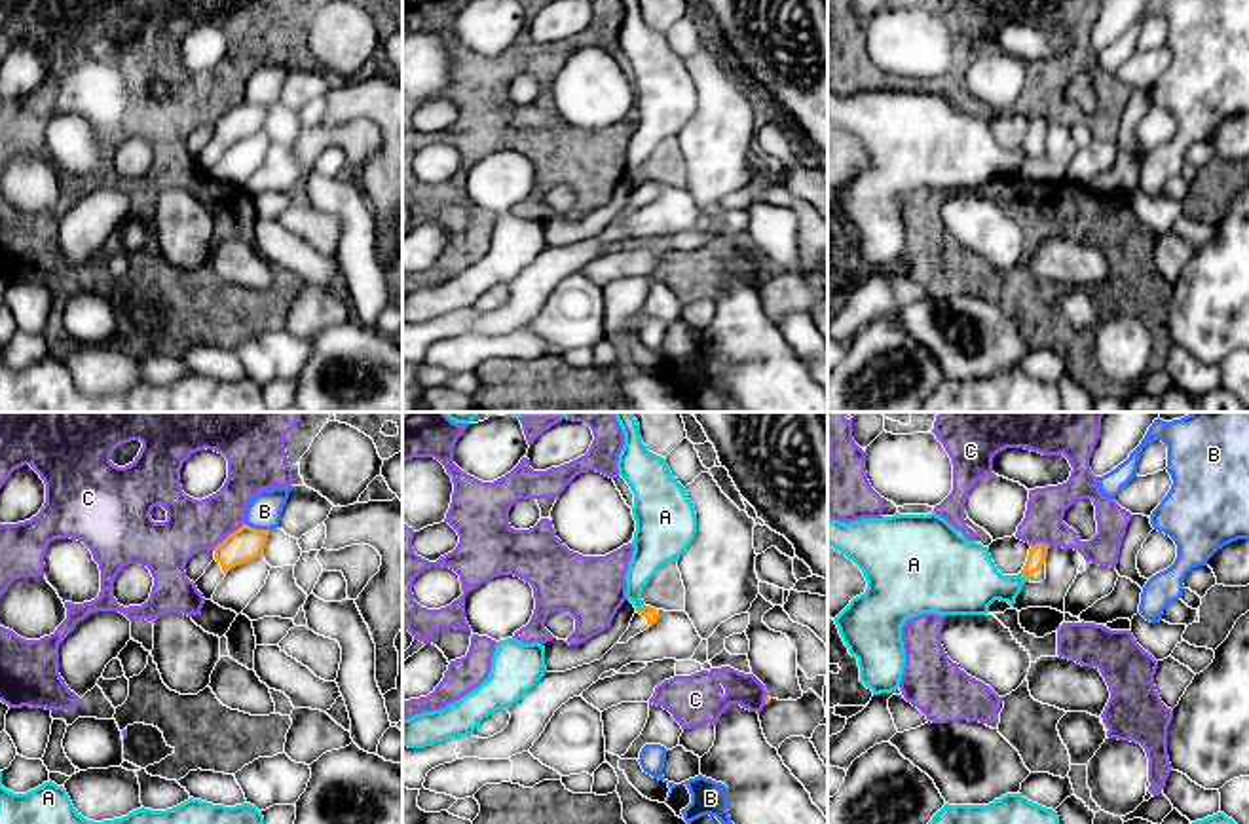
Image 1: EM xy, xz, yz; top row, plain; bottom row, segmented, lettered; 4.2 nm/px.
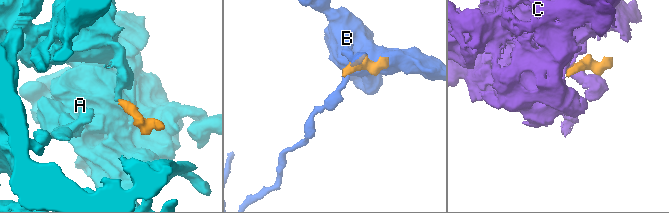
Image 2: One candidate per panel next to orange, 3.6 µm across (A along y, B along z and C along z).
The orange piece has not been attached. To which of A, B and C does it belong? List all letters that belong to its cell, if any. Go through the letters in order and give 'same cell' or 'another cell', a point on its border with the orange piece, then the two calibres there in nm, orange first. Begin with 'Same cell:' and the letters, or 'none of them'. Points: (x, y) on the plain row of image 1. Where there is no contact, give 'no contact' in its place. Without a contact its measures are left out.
Same cell: none of them
A: another cell | xz (642, 183) | 60/160 nm
B: another cell | xy (259, 105) | 140/140 nm
C: another cell | xy (230, 109) | 140/220 nm

